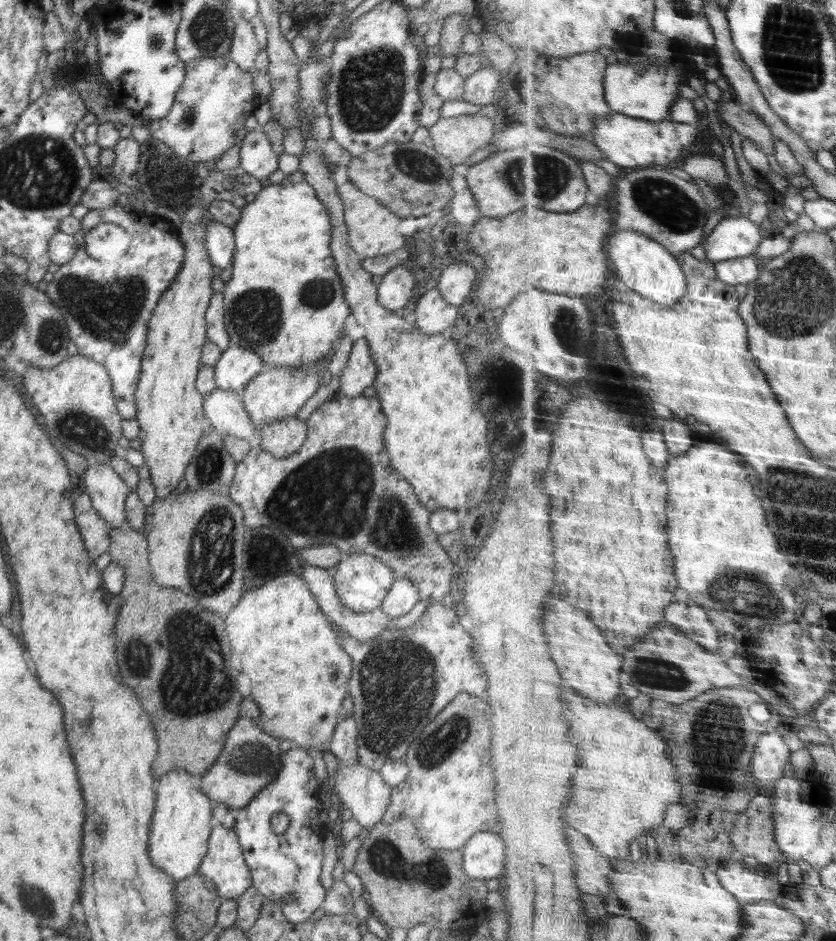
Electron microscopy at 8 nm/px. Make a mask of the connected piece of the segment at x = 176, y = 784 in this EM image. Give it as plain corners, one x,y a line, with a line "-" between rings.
183,768
156,778
154,814
148,839
148,856
154,866
174,880
184,880
199,870
208,850
208,839
215,824
214,802
197,785
197,778

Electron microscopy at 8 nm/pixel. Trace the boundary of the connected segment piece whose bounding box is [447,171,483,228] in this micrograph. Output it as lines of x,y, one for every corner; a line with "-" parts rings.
454,171
450,177
450,186
454,189
454,198
450,200
447,213
454,217
460,228
470,228
482,214
474,201
474,196
469,189
465,177

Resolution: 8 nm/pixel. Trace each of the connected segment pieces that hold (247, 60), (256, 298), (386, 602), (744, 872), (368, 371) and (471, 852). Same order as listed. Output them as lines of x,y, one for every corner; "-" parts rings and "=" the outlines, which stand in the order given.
236,16
229,50
230,59
244,72
250,72
256,66
259,50
251,23
=
285,178
279,184
270,183
268,186
262,187
256,194
256,198
252,202
248,202
240,210
240,219
233,228
235,251
232,261
232,278
225,283
223,290
223,303
226,312
226,328
230,334
232,345
240,346
248,351
255,352
262,360
265,368
267,367
288,367
288,368
305,368
309,364
318,363
323,356
329,356
332,346
341,336
344,320
351,313
348,303
345,301
343,284
338,274
335,262
331,256
330,250
331,241
331,224
330,213
326,211
324,203
318,200
315,195
315,190
306,182
292,183
=
395,578
390,590
383,598
380,609
389,619
394,619
408,614
420,600
418,589
408,580
=
730,860
717,870
721,883
733,892
741,903
749,905
750,902
777,901
782,896
784,886
770,882
766,873
758,874
743,860
=
365,338
353,342
348,361
339,377
339,391
344,396
357,397
363,394
364,389
371,386
376,378
378,367
372,360
372,352
=
478,832
464,846
463,868
469,878
490,878
490,884
498,884
504,873
504,839
496,833

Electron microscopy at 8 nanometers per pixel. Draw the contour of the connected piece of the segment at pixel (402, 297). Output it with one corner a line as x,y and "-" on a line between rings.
404,265
393,266
377,285
378,302
394,313
400,313
410,297
414,288
414,276

